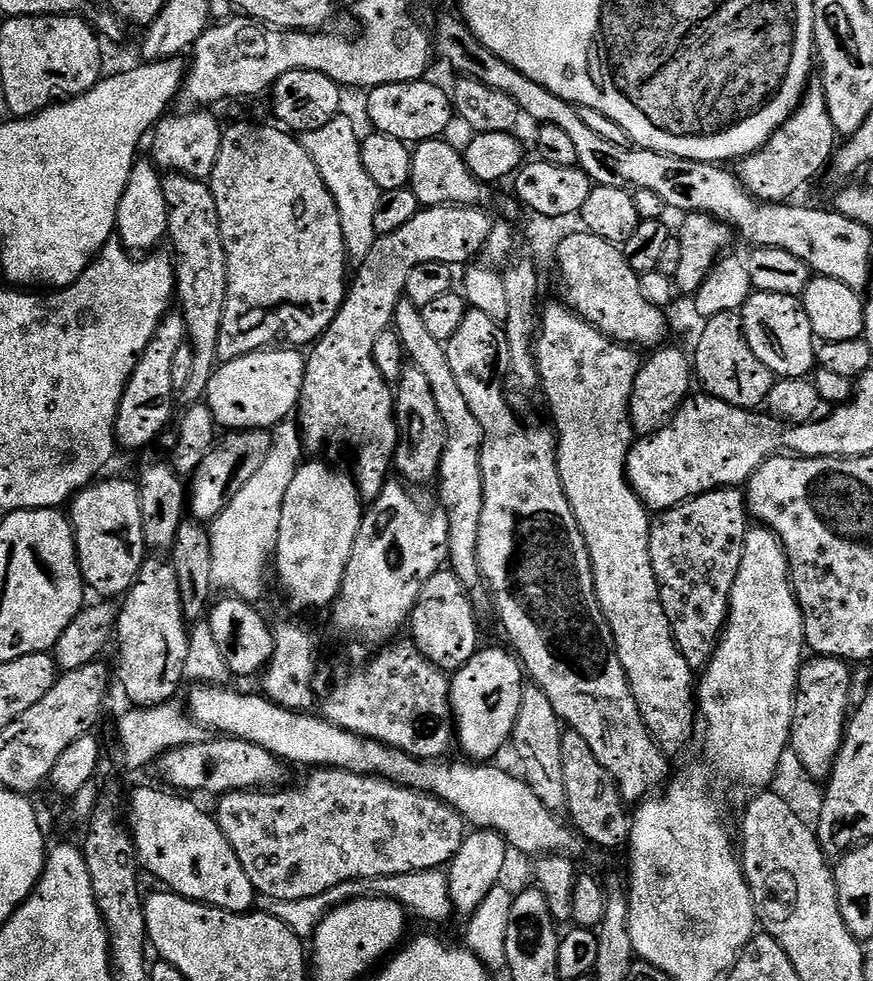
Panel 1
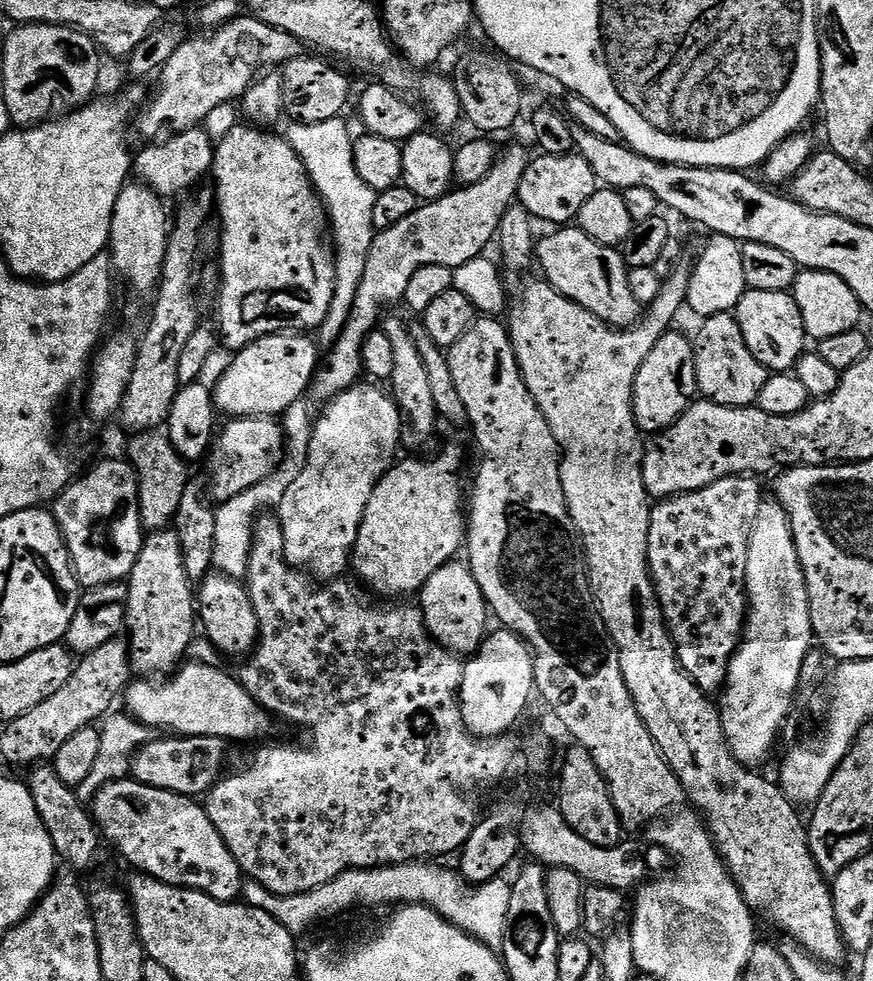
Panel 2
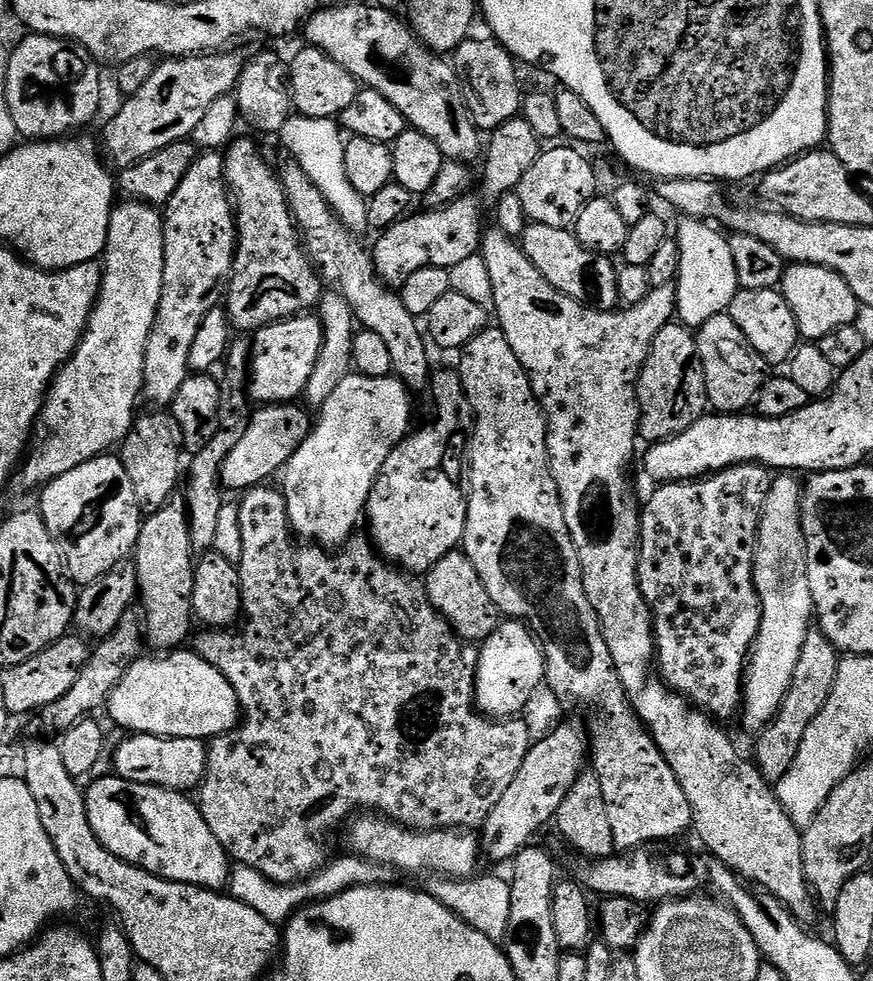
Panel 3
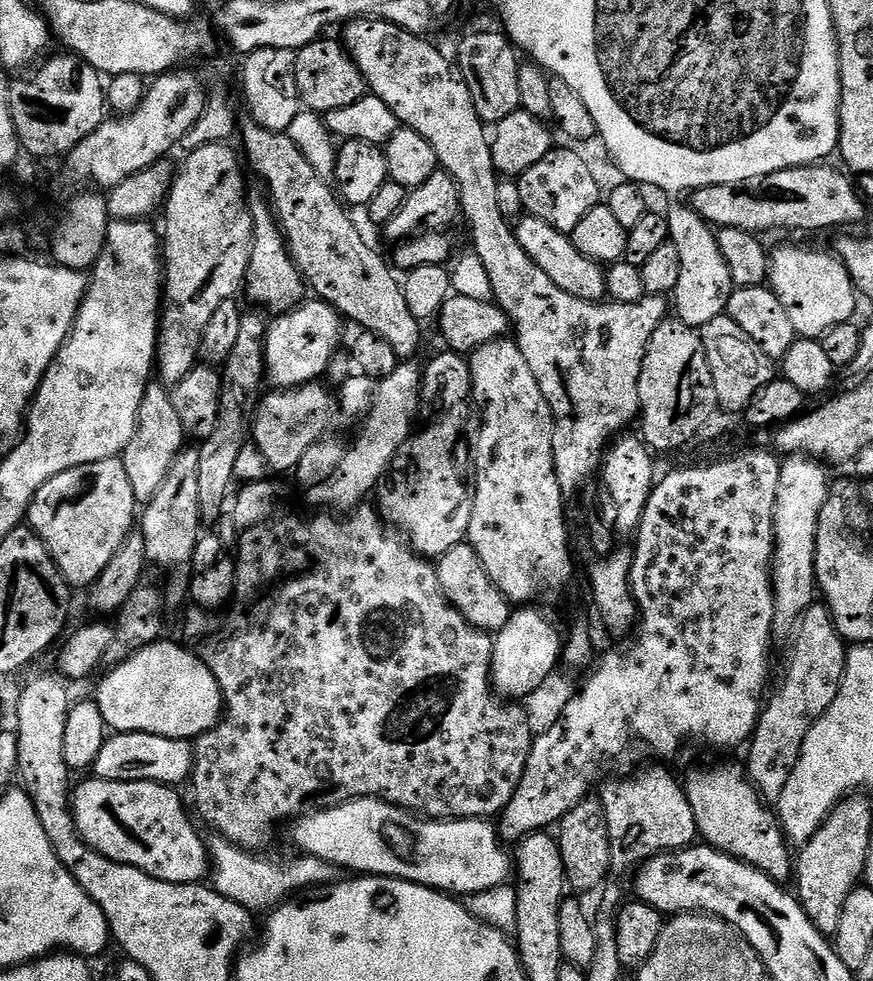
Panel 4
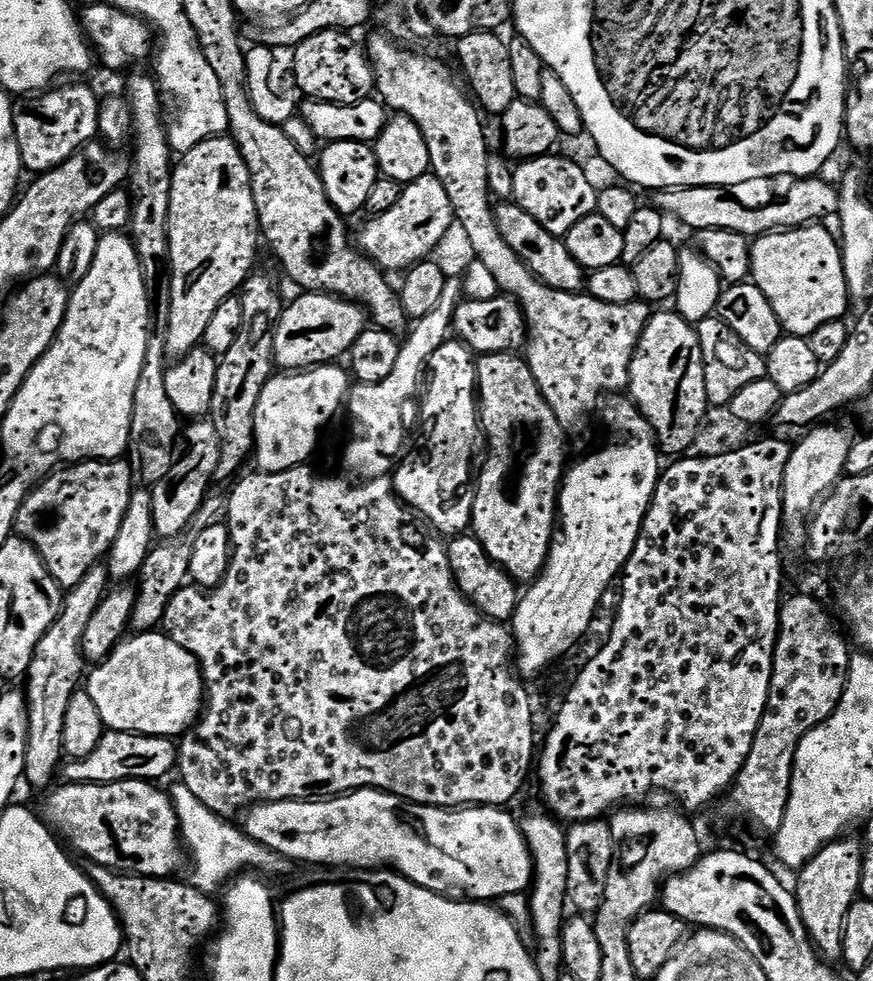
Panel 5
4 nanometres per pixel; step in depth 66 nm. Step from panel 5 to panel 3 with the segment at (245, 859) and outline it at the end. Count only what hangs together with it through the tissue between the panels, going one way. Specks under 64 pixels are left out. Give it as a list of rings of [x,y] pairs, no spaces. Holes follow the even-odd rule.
[[[347,854],[329,859],[328,863],[315,872],[314,875],[299,880],[296,884],[275,884],[270,878],[266,878],[258,870],[243,866],[233,867],[230,877],[230,895],[238,902],[250,906],[250,910],[258,910],[262,918],[266,918],[277,926],[287,925],[288,921],[308,904],[315,904],[317,900],[326,900],[329,896],[337,896],[351,888],[358,886],[374,886],[375,884],[397,883],[397,869],[388,864],[379,864],[373,860],[366,860],[363,856]]]

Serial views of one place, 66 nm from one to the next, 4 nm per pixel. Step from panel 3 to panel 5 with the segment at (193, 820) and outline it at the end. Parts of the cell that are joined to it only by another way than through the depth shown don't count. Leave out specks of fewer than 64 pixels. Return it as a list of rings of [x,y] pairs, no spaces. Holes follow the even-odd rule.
[[[119,780],[113,784],[69,784],[67,782],[61,783],[59,786],[53,787],[51,791],[47,793],[48,796],[44,800],[44,812],[42,811],[42,819],[45,824],[51,826],[53,829],[60,828],[59,835],[63,837],[65,841],[69,840],[82,855],[85,856],[85,861],[93,864],[101,864],[107,868],[113,868],[116,872],[131,872],[134,876],[155,876],[157,878],[172,878],[177,874],[180,866],[185,865],[186,854],[182,845],[182,837],[180,834],[180,823],[176,817],[176,811],[172,805],[171,795],[167,791],[163,792],[160,786],[147,780]]]

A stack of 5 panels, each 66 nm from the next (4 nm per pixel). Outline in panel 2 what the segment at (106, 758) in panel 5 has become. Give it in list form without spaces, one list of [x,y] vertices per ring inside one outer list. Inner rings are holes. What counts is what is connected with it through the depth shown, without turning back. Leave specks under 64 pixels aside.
[[[176,736],[168,739],[172,740],[153,739],[133,756],[131,779],[183,796],[203,797],[222,779],[226,741],[217,736]]]

